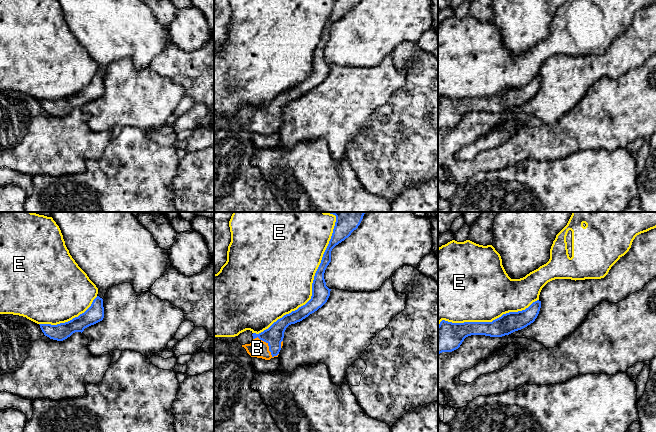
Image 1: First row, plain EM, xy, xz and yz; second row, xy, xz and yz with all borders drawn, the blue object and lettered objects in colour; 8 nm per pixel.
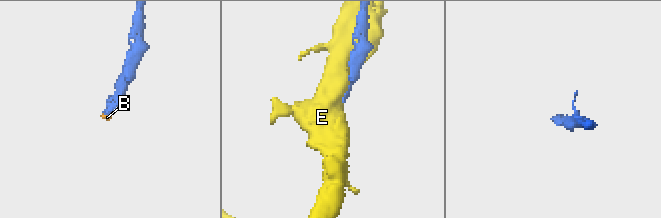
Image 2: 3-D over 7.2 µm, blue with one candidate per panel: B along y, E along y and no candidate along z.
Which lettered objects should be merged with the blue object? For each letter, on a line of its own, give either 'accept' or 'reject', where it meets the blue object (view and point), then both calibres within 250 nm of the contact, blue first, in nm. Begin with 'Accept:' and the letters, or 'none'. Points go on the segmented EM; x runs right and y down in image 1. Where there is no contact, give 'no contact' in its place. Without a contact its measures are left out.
Accept: B
B: accept; meets blue in xz at (268, 345); 150 nm thick on the blue side, 140 nm on the other
E: reject; meets blue in xz at (312, 285); 140 nm thick on the blue side, 500 nm on the other

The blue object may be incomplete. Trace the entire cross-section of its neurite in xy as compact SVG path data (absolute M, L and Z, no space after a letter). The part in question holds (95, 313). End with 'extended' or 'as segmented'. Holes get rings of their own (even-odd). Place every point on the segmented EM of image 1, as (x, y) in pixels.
M97 296L91 306L78 317L57 325L39 324L42 332L50 339L63 341L75 332L83 332L85 328L94 325L104 318L103 299Z; as segmented

